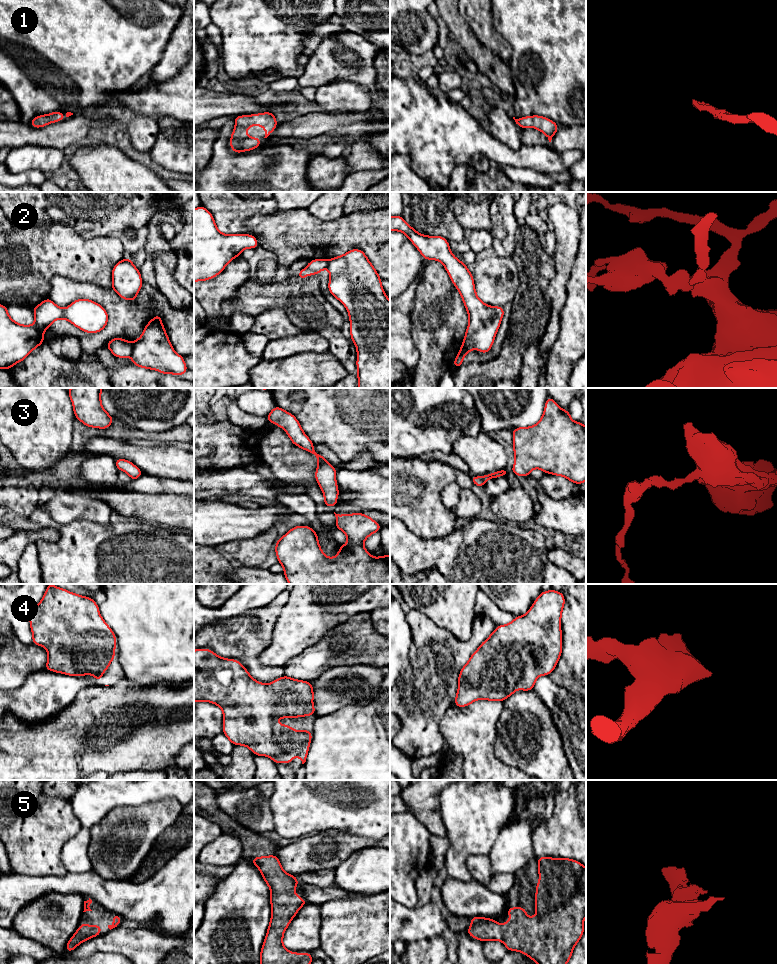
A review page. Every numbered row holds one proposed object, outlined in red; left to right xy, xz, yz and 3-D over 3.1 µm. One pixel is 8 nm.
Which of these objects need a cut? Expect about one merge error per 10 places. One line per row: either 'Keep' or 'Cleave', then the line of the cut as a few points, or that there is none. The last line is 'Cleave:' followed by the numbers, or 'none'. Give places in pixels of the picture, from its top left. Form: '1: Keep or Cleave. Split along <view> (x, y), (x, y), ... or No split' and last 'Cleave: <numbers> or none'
1: Keep. No split
2: Cleave. Split along xy (132, 343), (132, 353), (130, 355)
3: Keep. No split
4: Keep. No split
5: Keep. No split
Cleave: 2

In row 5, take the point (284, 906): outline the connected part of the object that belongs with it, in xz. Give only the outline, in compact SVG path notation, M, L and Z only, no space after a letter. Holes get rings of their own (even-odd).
M276 855L254 857L251 861L260 870L271 891L271 920L261 948L260 964L311 964L313 960L311 953L290 952L283 946L285 930L300 908L308 904L305 899L301 899L298 894L292 892L293 889L297 889L299 883L297 877L283 871Z

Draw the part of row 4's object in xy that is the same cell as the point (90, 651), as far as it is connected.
M52 584L47 587L42 600L32 609L29 615L32 644L43 646L48 652L45 669L68 676L85 676L91 674L101 681L105 670L115 658L116 636L101 617L99 606L93 598L71 593Z

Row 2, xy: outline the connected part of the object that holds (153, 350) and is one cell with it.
M159 314L147 323L142 336L132 343L131 358L133 365L162 374L181 376L188 371L184 357L174 351Z

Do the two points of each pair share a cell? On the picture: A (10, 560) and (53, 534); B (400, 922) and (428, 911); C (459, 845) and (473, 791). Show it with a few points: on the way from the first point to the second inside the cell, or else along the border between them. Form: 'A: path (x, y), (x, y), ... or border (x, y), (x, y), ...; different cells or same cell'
A: path (16, 548), (28, 536), (41, 534); same cell
B: path (407, 922), (417, 922), (421, 918); same cell
C: path (470, 832), (473, 822), (473, 804); same cell

